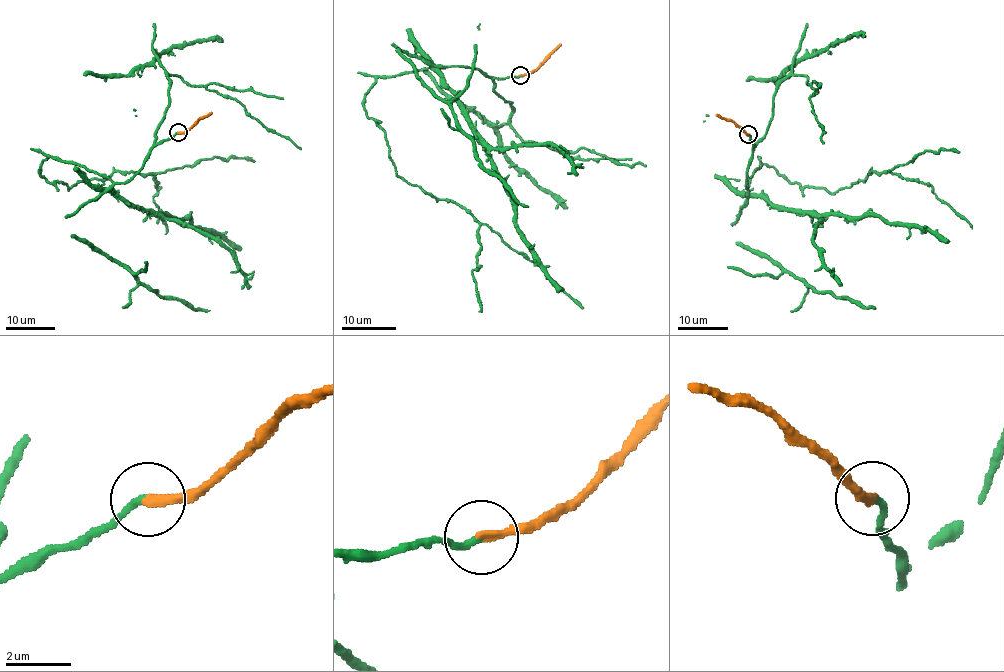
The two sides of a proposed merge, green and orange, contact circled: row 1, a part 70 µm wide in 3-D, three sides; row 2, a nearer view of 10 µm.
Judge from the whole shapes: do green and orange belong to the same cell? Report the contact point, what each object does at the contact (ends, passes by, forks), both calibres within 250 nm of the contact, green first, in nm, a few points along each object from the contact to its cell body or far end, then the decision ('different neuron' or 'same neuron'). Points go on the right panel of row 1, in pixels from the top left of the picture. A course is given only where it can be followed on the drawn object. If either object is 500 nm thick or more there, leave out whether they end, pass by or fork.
at (748, 134); green ends there; orange ends there; 200 nm thick on the green side, 280 nm on the other; green runs (749, 134), (747, 188), (760, 164), (800, 188), (835, 193), (869, 171), (889, 171), (927, 150), (959, 152); orange runs (749, 134), (716, 114); same neuron

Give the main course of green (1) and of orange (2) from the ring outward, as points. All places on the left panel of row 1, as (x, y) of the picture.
1: (178, 132), (123, 183), (50, 157), (40, 174), (68, 190), (114, 171), (161, 173), (214, 156), (254, 161)
2: (178, 132), (186, 132), (197, 120), (211, 112)

